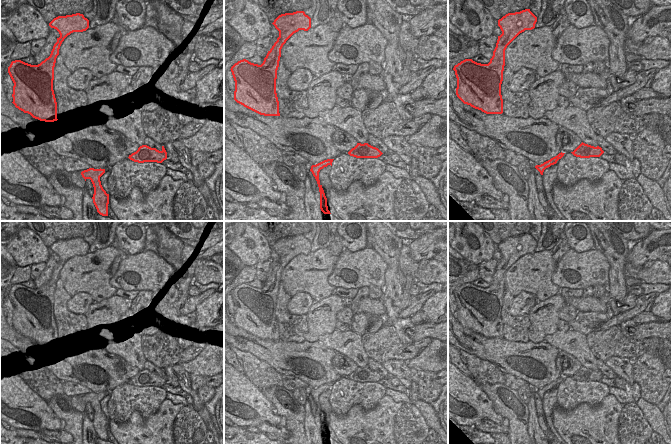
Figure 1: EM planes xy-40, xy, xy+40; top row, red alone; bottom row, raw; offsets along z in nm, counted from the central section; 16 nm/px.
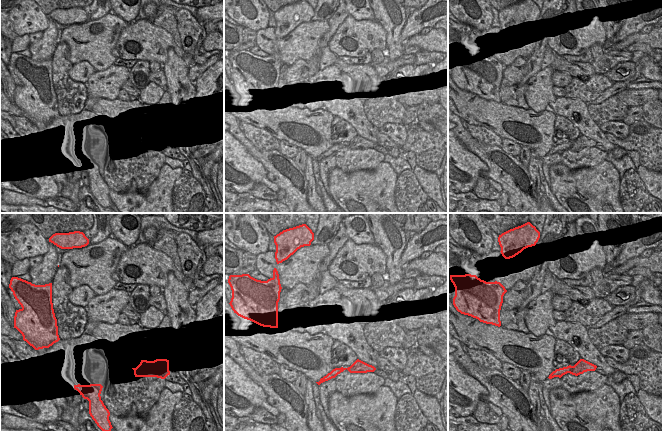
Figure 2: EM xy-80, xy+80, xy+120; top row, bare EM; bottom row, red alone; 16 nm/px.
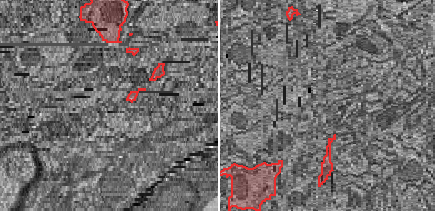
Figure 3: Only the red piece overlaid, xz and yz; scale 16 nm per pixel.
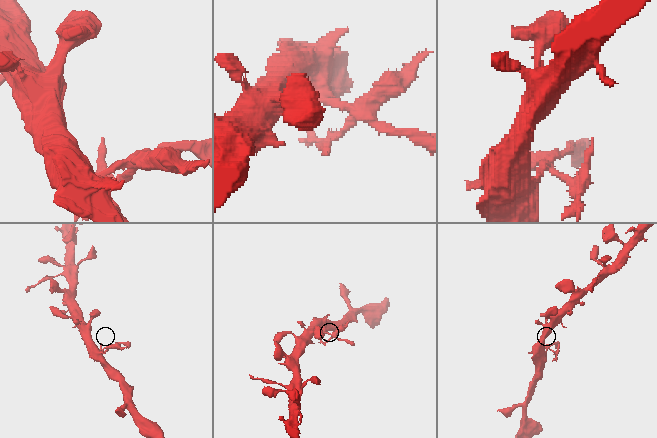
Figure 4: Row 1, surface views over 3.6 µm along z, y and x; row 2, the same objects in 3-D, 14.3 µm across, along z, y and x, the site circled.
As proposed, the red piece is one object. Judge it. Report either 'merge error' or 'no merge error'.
merge error

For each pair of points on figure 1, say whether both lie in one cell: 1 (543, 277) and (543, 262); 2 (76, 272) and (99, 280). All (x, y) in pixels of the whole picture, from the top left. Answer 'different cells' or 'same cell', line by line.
1: same cell
2: same cell

